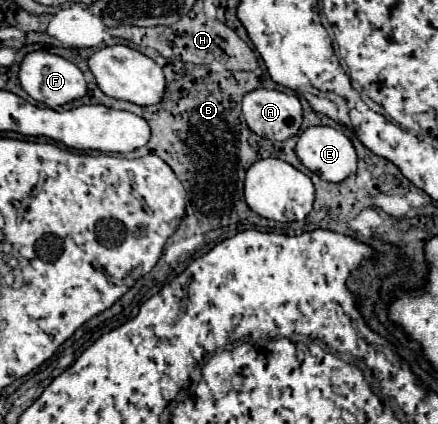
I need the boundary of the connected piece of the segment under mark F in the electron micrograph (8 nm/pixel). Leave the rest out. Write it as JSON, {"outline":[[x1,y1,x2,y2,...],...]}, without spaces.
{"outline":[[31,52,23,58,21,62,21,70,19,70,19,80,23,90,37,102,47,104,49,108,57,108,63,106,67,102,79,100,87,94,87,82,83,72,69,60,49,54,49,52]]}

